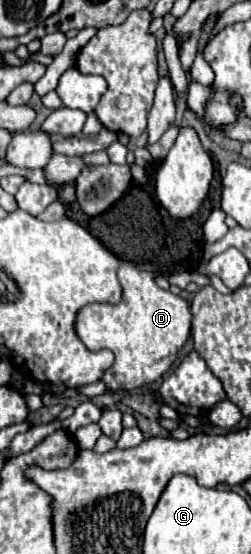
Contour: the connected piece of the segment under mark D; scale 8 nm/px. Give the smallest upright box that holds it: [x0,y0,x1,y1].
[75,263,191,391]

